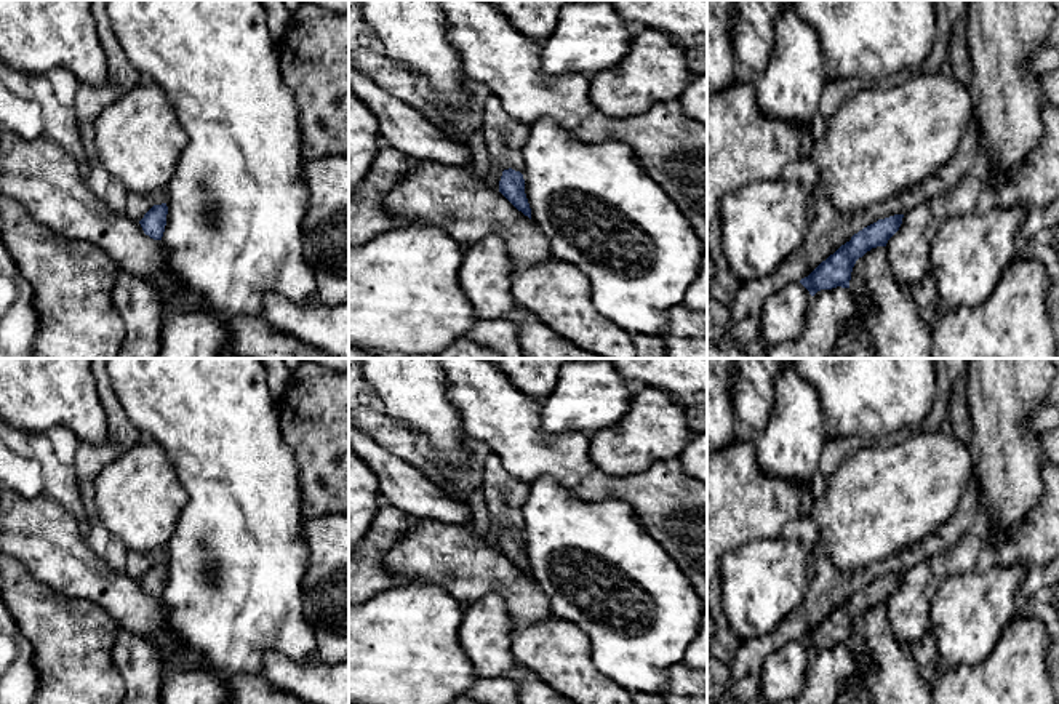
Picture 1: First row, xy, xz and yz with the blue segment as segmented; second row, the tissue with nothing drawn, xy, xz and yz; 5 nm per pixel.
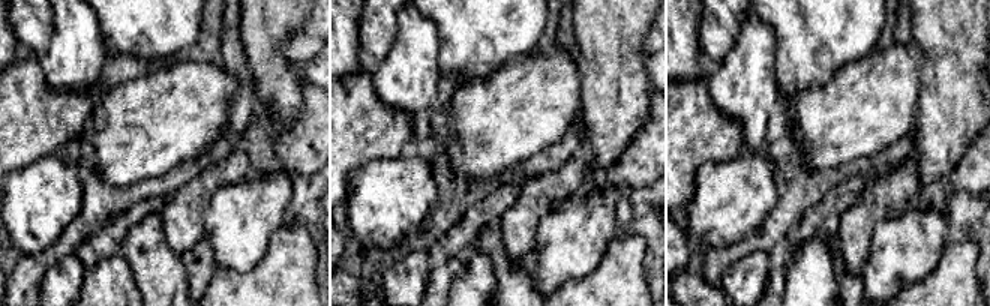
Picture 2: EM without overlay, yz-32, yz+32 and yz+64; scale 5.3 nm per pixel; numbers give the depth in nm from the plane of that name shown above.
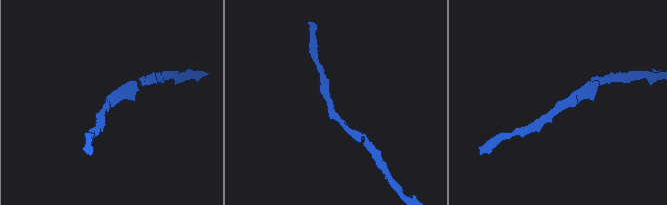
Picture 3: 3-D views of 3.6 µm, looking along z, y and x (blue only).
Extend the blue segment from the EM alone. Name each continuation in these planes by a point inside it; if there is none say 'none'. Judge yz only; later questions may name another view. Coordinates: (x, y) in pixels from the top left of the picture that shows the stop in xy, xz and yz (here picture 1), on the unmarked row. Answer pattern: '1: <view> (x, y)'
none

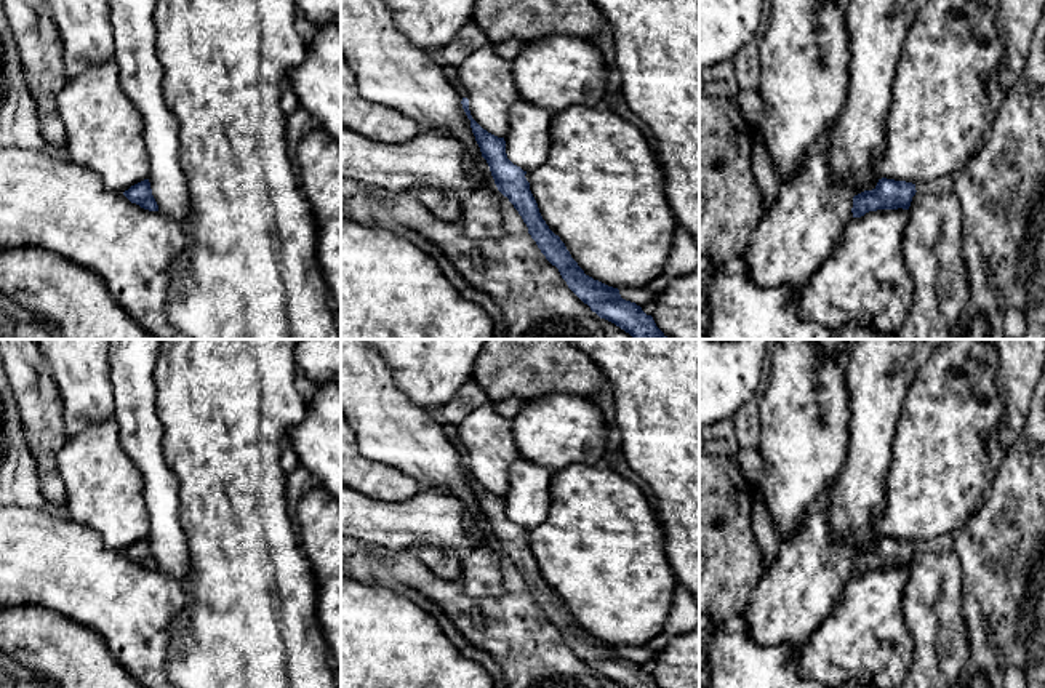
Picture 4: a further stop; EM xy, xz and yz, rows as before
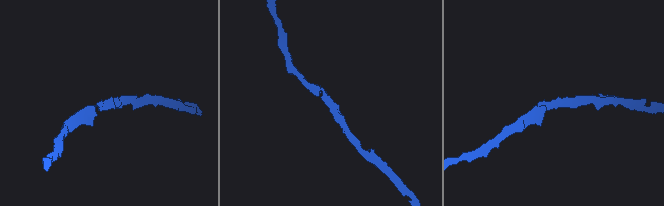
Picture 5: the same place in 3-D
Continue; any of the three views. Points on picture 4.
none

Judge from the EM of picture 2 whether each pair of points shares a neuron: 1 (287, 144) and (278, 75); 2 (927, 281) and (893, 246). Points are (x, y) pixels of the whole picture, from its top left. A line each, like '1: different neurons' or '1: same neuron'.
1: different neurons
2: same neuron

